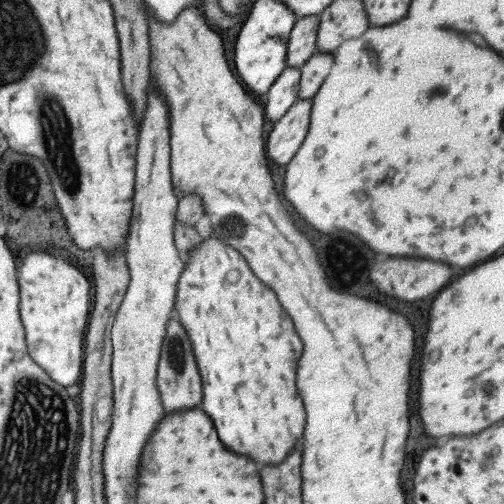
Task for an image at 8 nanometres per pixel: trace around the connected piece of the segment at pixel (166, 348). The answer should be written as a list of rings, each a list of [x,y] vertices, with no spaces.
[[[174,310],[171,312],[169,320],[167,320],[165,330],[165,336],[163,342],[161,342],[161,350],[159,350],[158,368],[156,371],[157,378],[155,378],[163,410],[167,412],[176,409],[199,407],[202,401],[200,376],[194,362],[191,342],[187,338],[185,330],[181,328]]]

